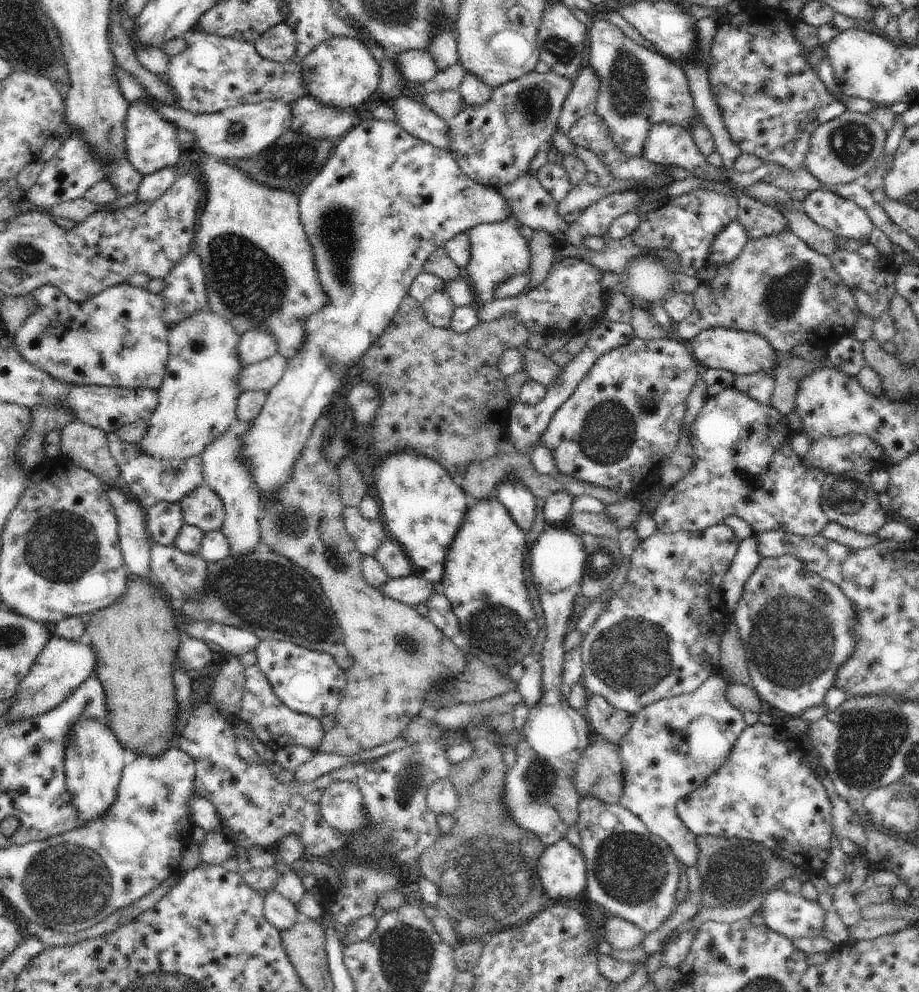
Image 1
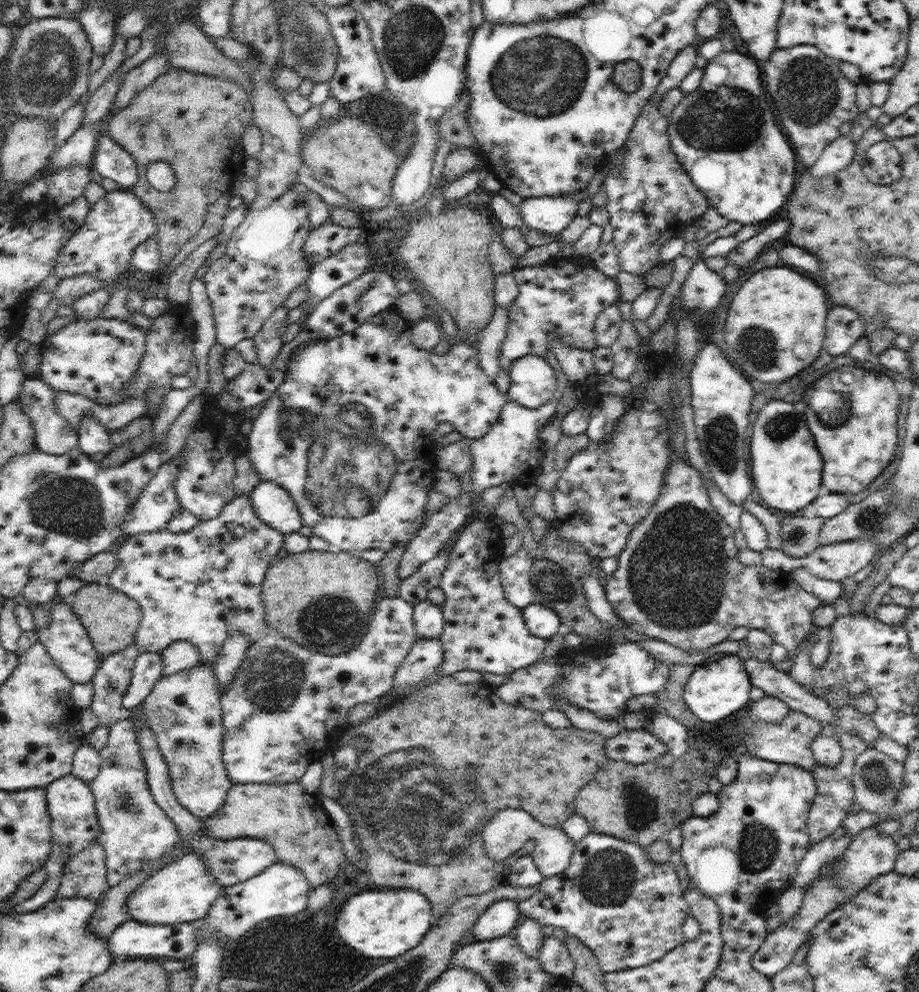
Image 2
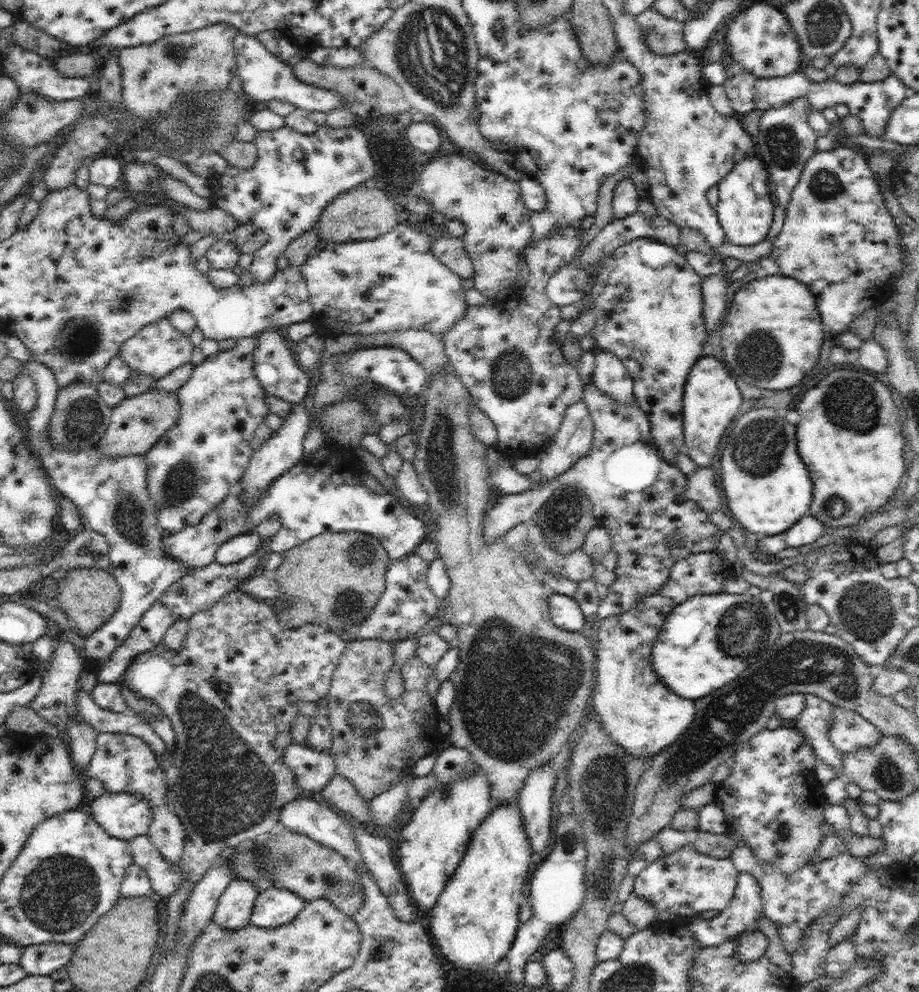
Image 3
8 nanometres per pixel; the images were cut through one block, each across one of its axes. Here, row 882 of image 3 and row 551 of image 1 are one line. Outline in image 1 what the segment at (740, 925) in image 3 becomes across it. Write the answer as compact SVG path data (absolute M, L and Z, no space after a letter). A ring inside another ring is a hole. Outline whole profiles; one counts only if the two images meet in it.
M754 534L740 541L732 564L723 578L723 599L726 604L726 612L729 615L736 610L746 581L762 559Z

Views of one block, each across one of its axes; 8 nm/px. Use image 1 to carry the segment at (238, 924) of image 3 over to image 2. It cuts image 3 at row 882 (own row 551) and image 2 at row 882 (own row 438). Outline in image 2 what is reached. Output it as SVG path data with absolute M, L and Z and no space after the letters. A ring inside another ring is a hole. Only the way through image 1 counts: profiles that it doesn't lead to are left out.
M140 707L131 708L129 711L131 712L129 717L135 722L139 730L140 752L142 752L142 760L144 760L144 766L147 769L149 789L156 804L172 819L181 839L187 842L189 850L201 856L201 860L204 861L207 870L216 879L217 884L222 888L234 886L239 882L250 880L250 878L260 874L271 864L276 863L278 861L276 851L265 840L252 837L219 839L211 837L203 831L203 819L199 819L190 813L188 809L185 809L173 793L168 766L160 753L154 733L151 731L146 719L144 719L142 711L140 711Z

